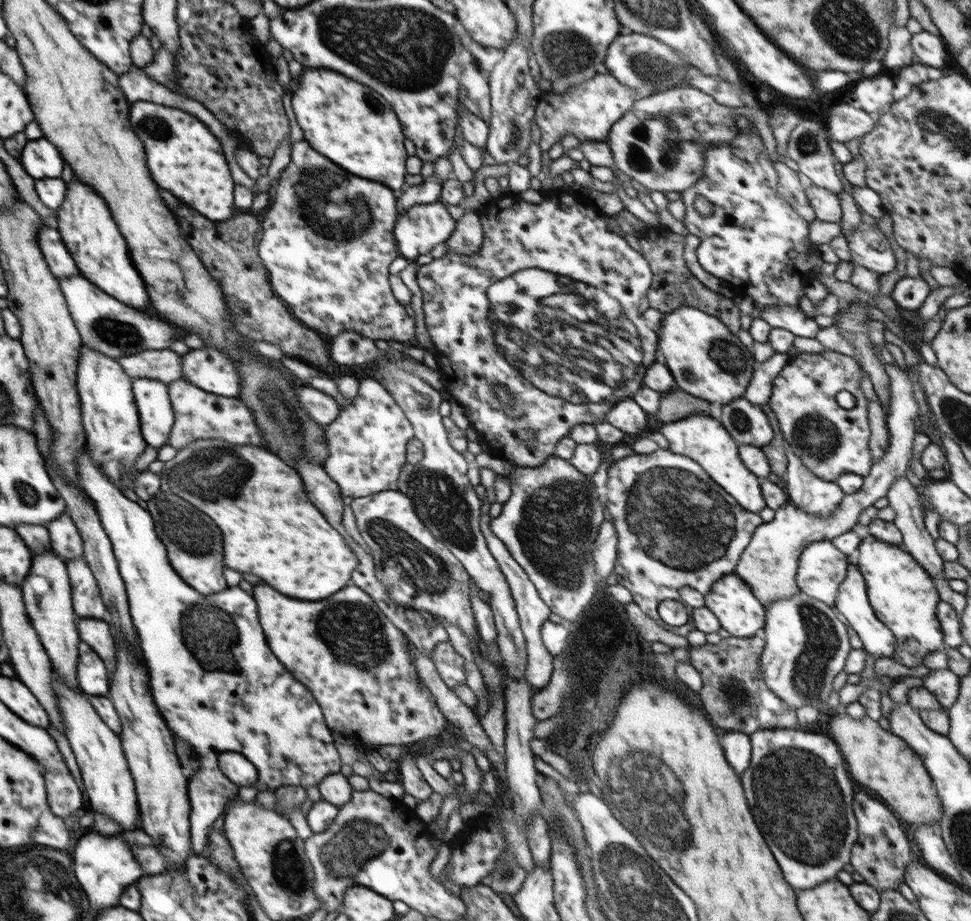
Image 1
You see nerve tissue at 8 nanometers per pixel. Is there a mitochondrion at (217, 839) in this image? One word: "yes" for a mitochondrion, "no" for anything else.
yes

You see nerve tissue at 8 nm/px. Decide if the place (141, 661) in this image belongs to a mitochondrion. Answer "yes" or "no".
no

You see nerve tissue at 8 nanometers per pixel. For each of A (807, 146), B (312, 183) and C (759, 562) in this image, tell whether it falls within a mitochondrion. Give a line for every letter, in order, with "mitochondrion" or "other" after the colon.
A: mitochondrion
B: mitochondrion
C: mitochondrion

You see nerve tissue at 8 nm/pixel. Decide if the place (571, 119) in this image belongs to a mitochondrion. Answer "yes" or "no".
no

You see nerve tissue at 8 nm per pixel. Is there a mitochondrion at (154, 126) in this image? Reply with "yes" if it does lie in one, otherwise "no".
yes

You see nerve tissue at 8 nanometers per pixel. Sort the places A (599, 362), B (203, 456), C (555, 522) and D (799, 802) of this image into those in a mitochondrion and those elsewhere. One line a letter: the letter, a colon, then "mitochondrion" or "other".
A: mitochondrion
B: mitochondrion
C: mitochondrion
D: mitochondrion

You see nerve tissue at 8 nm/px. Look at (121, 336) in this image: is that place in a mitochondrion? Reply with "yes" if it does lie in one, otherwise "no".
yes

